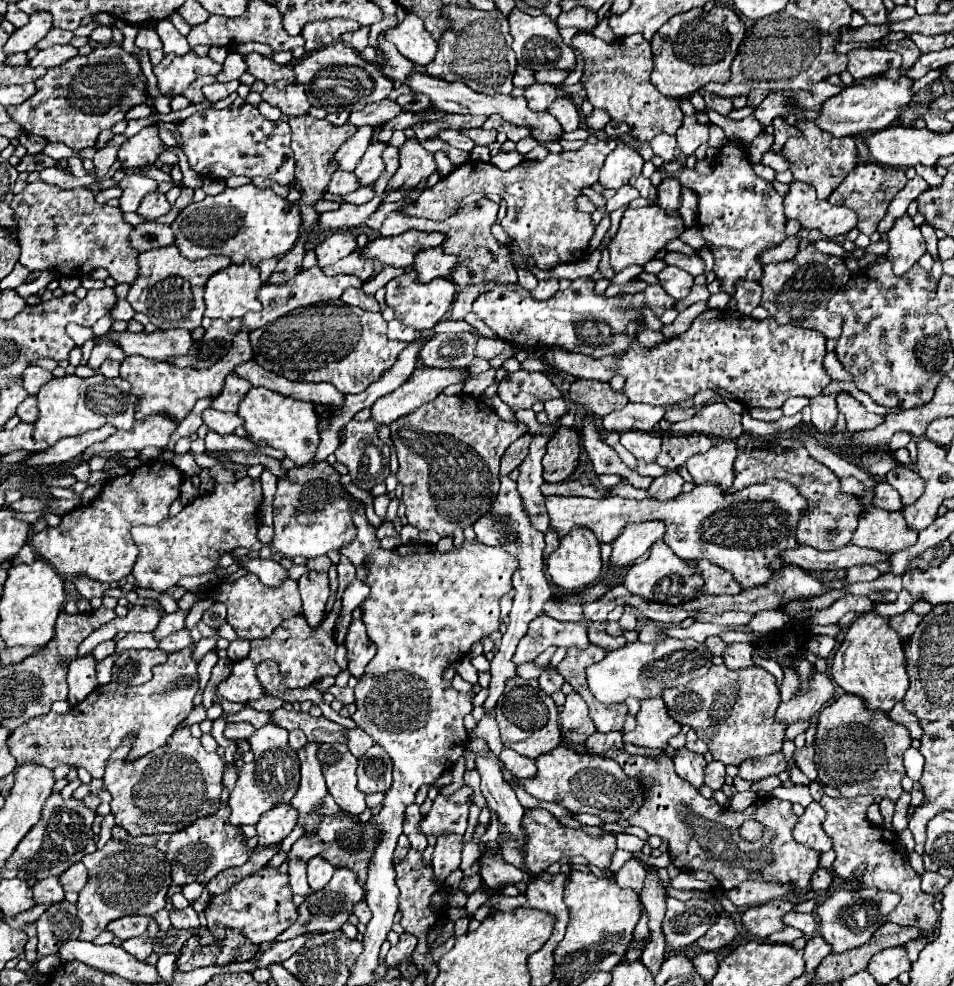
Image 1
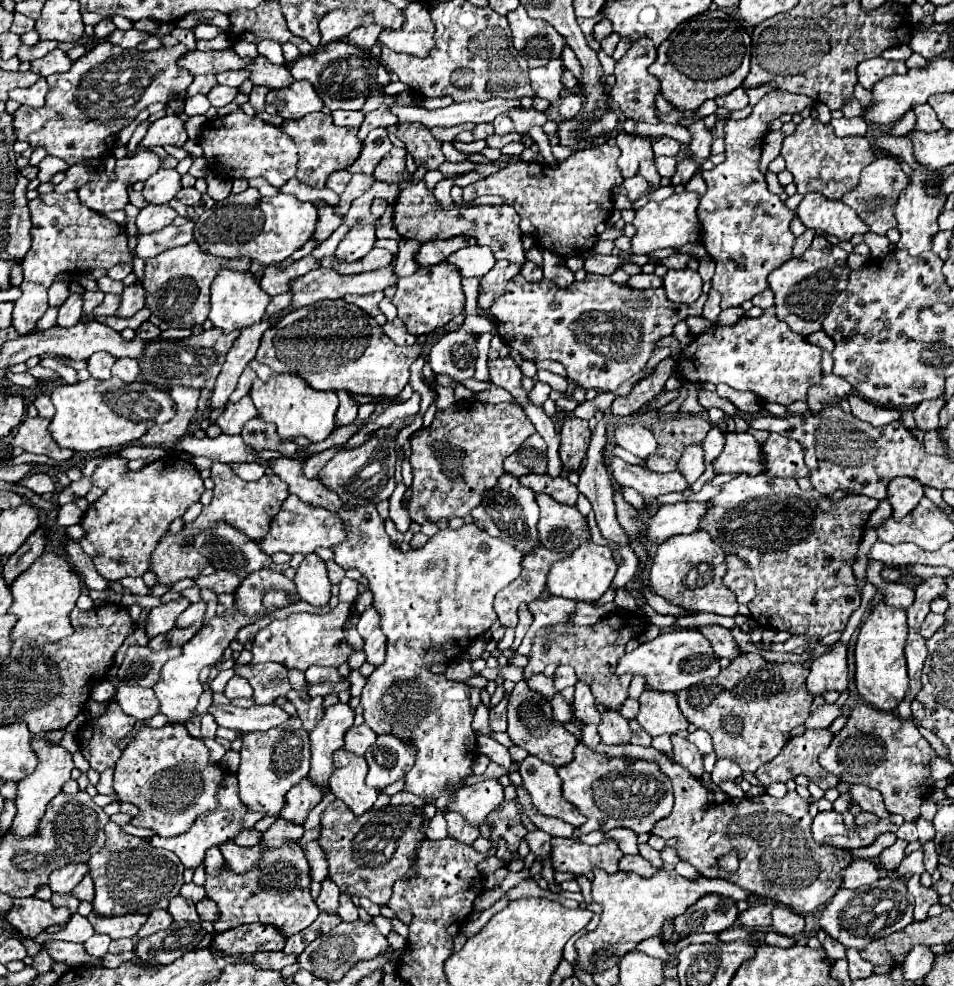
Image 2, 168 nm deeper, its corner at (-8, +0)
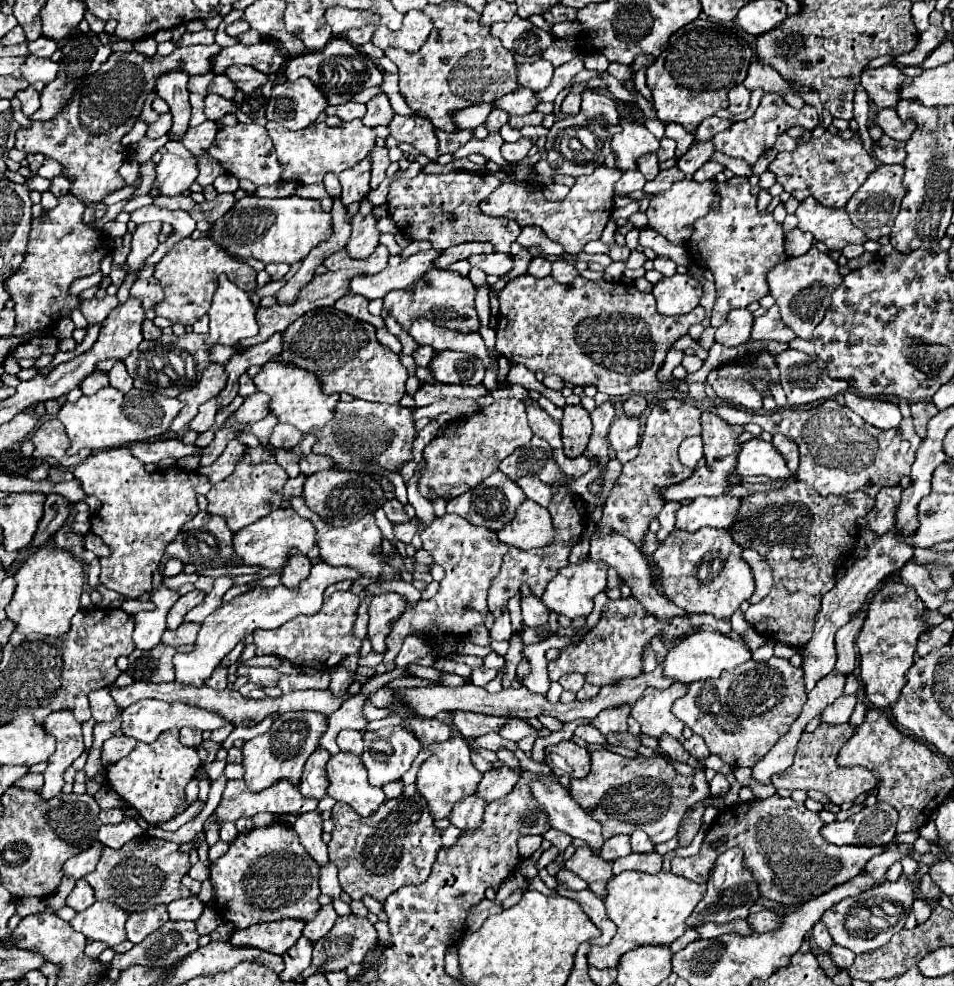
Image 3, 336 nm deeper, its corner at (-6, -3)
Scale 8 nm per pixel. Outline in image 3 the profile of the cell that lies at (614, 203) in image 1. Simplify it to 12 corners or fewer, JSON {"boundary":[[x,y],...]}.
{"boundary":[[627,171],[615,183],[617,195],[643,189],[639,171]]}

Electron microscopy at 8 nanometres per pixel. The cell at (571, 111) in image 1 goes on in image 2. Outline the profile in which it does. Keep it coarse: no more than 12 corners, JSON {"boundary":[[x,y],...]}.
{"boundary":[[567,94],[561,100],[559,114],[573,118],[583,108],[579,94]]}

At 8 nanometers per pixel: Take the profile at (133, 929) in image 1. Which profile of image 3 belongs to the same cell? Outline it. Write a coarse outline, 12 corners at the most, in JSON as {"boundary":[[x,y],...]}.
{"boundary":[[95,901],[73,929],[115,947],[127,939],[129,913]]}

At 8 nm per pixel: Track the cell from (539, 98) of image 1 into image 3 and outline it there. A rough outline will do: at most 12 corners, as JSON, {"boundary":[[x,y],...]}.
{"boundary":[[539,59],[519,65],[519,83],[543,91],[553,79],[553,65]]}

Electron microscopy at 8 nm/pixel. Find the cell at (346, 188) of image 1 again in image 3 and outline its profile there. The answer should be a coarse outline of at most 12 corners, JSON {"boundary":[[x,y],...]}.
{"boundary":[[327,173],[323,183],[331,197],[341,195],[335,173]]}

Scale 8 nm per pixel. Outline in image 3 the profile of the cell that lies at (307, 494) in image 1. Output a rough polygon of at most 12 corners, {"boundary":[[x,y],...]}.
{"boundary":[[293,507],[233,535],[245,565],[277,569],[315,547],[315,527]]}

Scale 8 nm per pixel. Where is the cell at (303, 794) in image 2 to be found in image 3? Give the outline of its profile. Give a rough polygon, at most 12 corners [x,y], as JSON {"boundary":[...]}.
{"boundary":[[321,747],[307,759],[299,793],[311,799],[327,795],[325,763]]}

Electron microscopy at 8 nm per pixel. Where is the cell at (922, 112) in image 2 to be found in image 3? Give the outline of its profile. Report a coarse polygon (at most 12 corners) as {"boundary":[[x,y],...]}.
{"boundary":[[881,109],[877,125],[897,141],[907,141],[917,129],[903,123],[895,109]]}

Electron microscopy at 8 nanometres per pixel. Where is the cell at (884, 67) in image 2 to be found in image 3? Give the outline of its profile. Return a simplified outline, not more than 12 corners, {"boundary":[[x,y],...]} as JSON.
{"boundary":[[897,65],[863,69],[861,85],[885,109],[909,77]]}

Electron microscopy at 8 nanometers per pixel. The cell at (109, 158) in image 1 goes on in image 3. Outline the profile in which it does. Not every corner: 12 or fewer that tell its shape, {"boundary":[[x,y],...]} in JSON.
{"boundary":[[63,175],[51,181],[55,197],[69,193],[71,181]]}

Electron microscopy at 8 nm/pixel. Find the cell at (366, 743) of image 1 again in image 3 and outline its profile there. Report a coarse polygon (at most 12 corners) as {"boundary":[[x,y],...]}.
{"boundary":[[341,731],[341,751],[363,753],[363,731]]}

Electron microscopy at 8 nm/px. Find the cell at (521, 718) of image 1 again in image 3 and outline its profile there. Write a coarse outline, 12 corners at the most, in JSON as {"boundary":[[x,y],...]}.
{"boundary":[[573,741],[557,743],[557,755],[565,759],[567,771],[555,775],[585,777],[591,769],[589,751]]}

